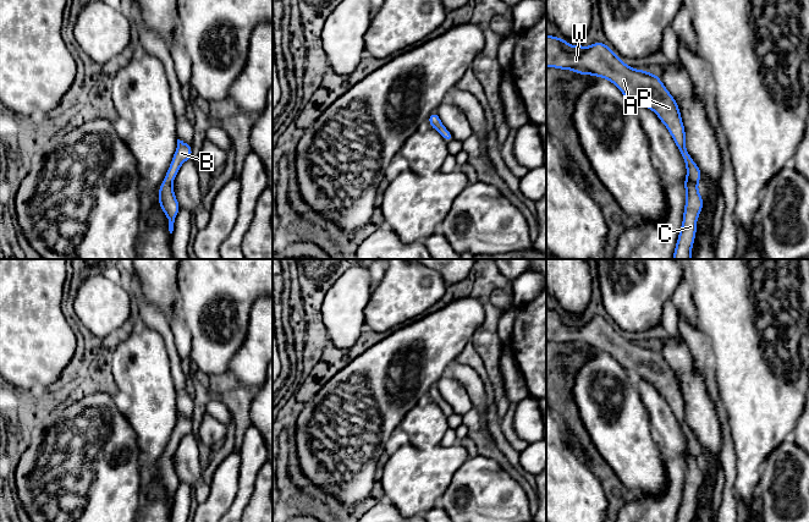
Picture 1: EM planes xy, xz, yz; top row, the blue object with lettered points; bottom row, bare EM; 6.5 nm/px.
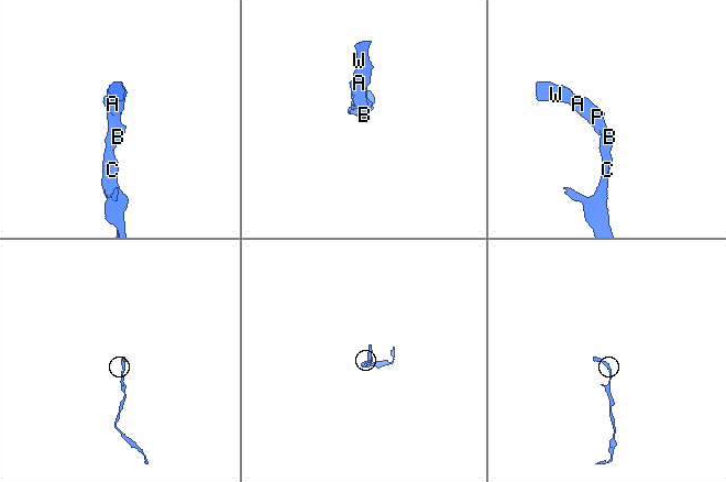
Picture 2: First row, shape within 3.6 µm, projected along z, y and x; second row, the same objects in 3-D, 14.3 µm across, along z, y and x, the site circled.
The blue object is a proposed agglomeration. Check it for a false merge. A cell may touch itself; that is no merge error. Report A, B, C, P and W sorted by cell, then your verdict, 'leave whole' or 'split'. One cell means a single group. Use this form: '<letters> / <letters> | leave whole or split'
A B C P W | leave whole

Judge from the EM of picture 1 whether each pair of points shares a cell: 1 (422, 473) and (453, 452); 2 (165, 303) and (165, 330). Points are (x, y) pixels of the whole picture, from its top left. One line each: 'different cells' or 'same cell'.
1: same cell
2: different cells

